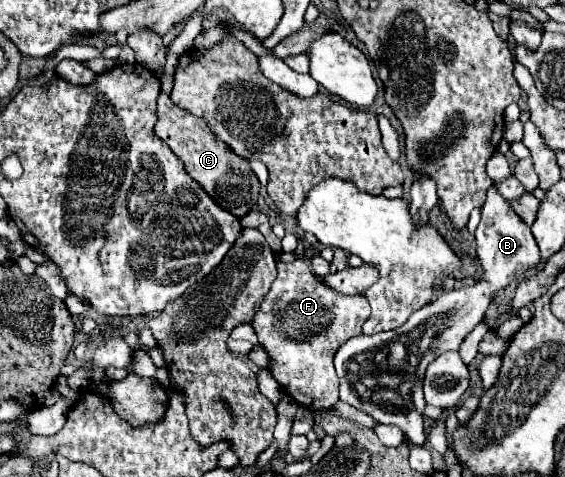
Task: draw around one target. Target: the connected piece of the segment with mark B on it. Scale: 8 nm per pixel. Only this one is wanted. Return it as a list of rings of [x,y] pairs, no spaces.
[[[495,185],[489,187],[487,201],[481,207],[481,221],[475,229],[475,241],[475,253],[483,265],[483,275],[477,285],[445,291],[433,303],[425,305],[425,309],[413,313],[401,329],[377,335],[359,335],[341,345],[341,367],[349,367],[349,381],[343,379],[341,383],[343,401],[363,409],[377,423],[399,427],[413,445],[425,443],[423,373],[427,365],[443,351],[457,351],[471,329],[483,321],[493,295],[511,281],[517,281],[519,275],[535,267],[541,259],[531,227],[517,217],[509,201],[497,193]]]

